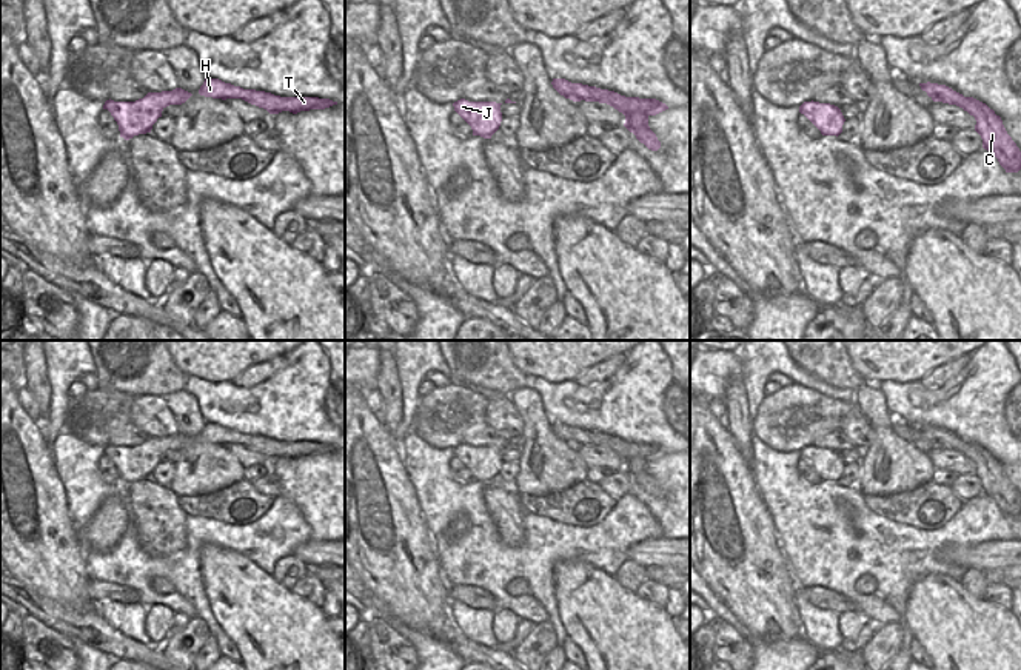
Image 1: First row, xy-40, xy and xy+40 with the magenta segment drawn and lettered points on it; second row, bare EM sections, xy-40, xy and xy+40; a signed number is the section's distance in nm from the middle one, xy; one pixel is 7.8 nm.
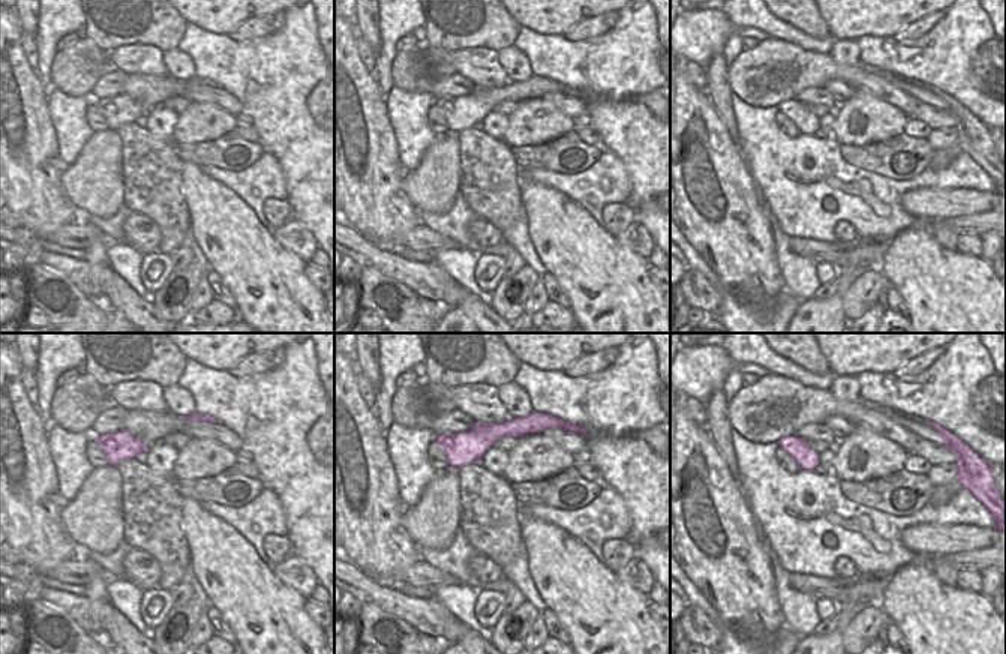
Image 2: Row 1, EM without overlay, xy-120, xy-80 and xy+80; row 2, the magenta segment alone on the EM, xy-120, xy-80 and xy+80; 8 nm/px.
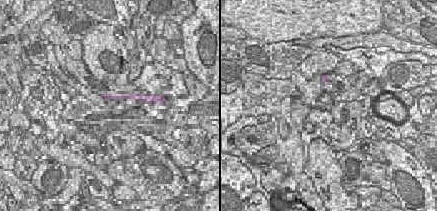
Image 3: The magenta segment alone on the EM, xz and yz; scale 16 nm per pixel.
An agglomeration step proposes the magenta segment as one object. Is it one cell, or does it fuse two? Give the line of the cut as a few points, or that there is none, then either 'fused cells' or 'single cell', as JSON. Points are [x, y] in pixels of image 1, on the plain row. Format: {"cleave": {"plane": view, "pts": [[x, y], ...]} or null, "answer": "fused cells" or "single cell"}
{"cleave": {"plane": "xy", "pts": [[647, 459], [632, 456], [625, 461]]}, "answer": "fused cells"}

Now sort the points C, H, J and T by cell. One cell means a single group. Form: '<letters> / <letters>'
C / H J T

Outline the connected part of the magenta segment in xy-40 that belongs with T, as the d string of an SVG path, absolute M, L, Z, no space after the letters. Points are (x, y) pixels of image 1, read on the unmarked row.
M205 424L199 434L200 441L213 444L242 444L251 450L266 454L269 459L279 459L282 456L290 456L297 459L300 456L310 454L325 454L337 447L319 442L280 442L265 436L243 434L231 428L225 428L219 424Z

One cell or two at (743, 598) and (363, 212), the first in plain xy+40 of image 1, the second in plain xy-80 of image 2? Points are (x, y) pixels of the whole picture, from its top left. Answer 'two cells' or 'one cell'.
one cell

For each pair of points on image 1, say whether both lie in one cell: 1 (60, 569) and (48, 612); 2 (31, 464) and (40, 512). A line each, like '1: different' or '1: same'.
1: different
2: same

